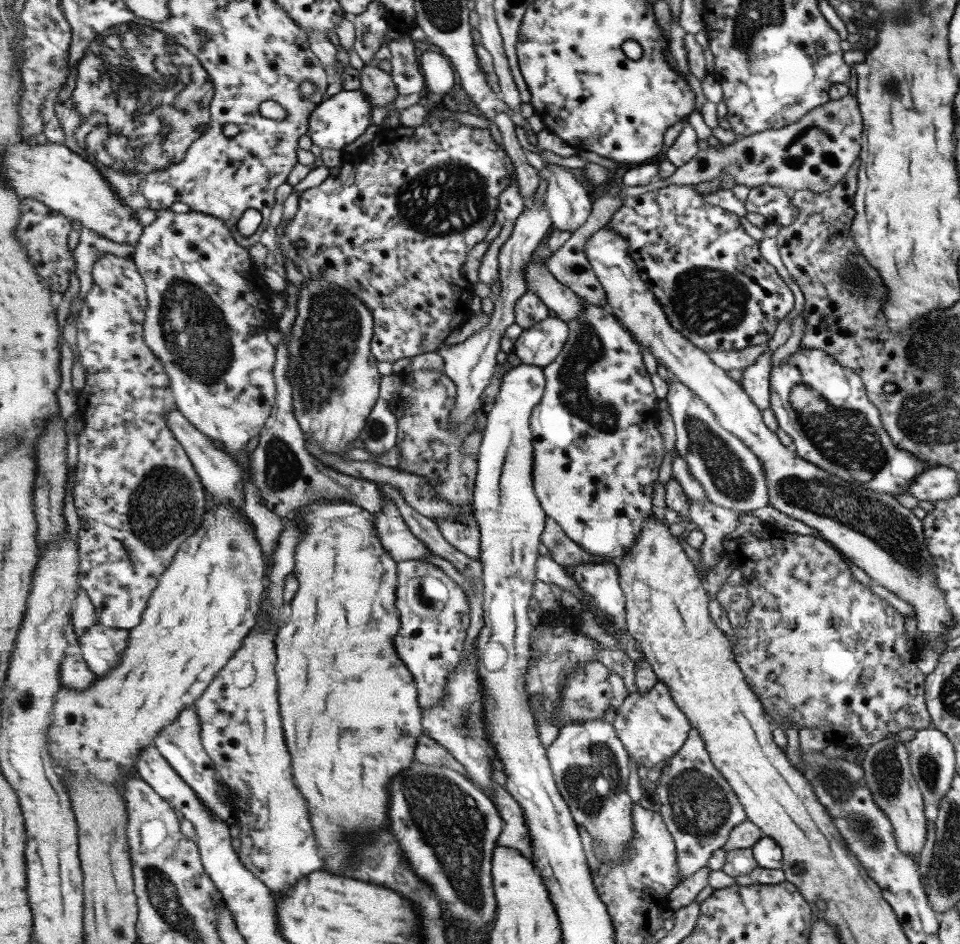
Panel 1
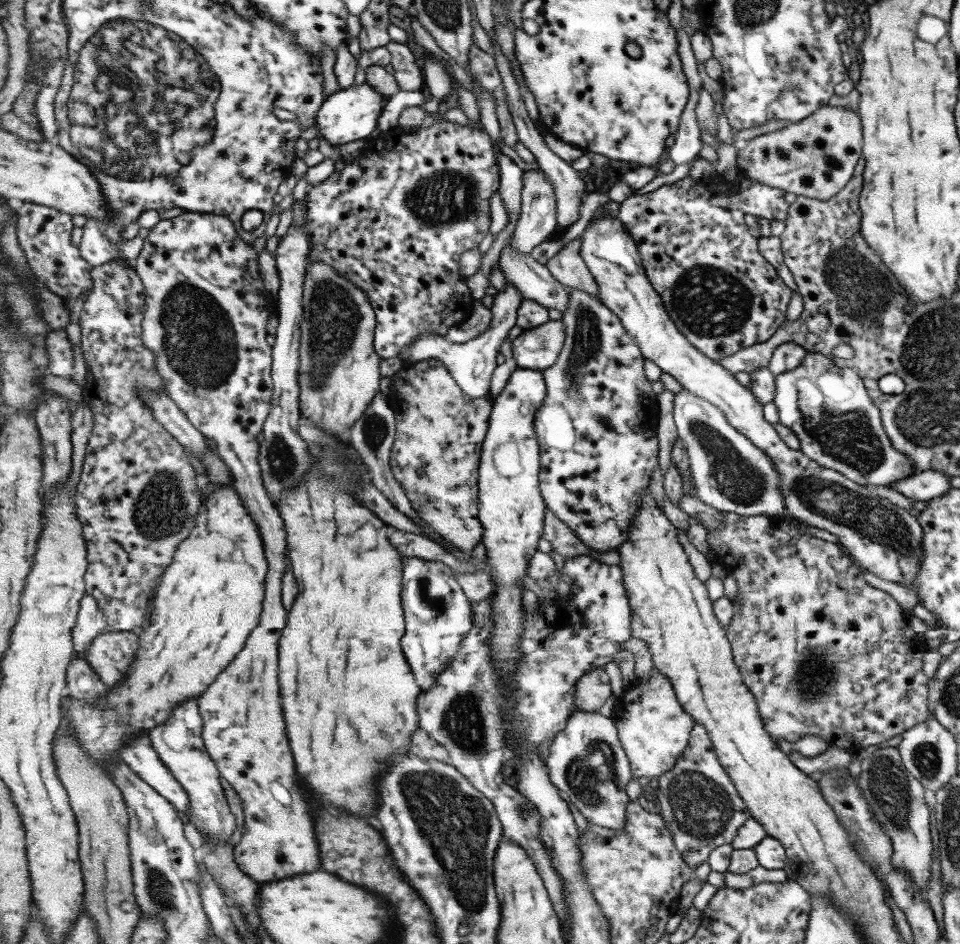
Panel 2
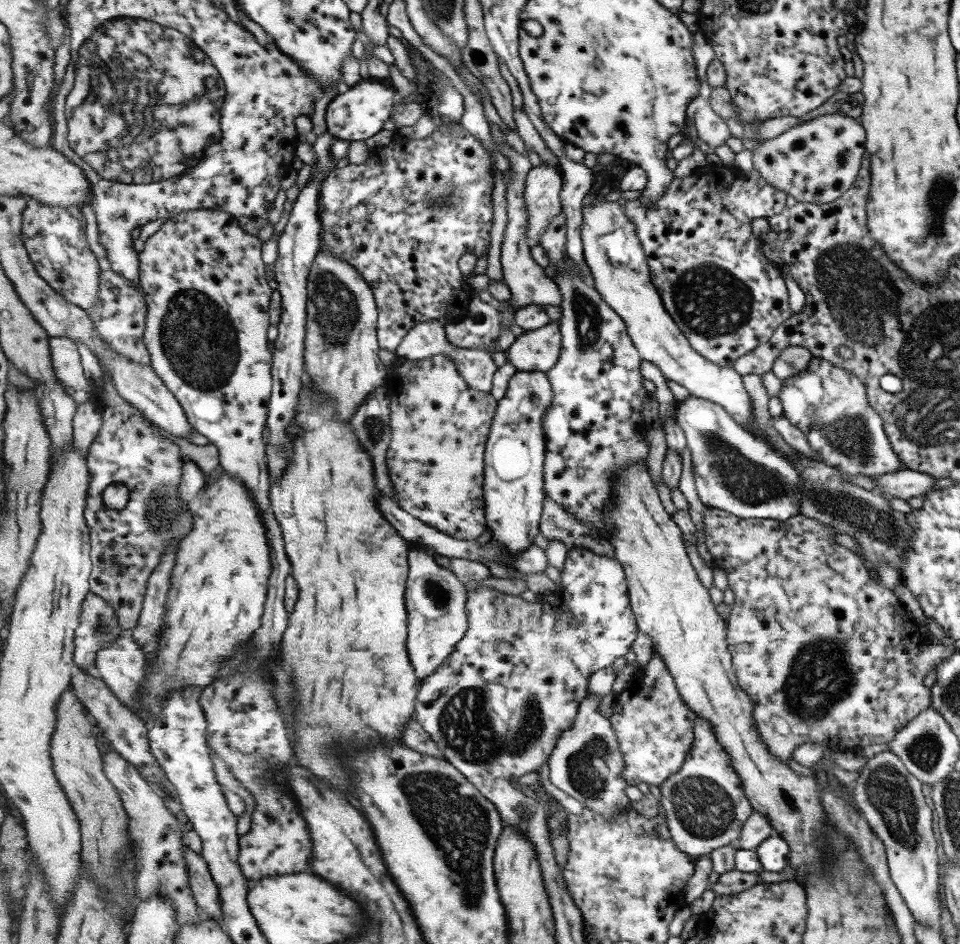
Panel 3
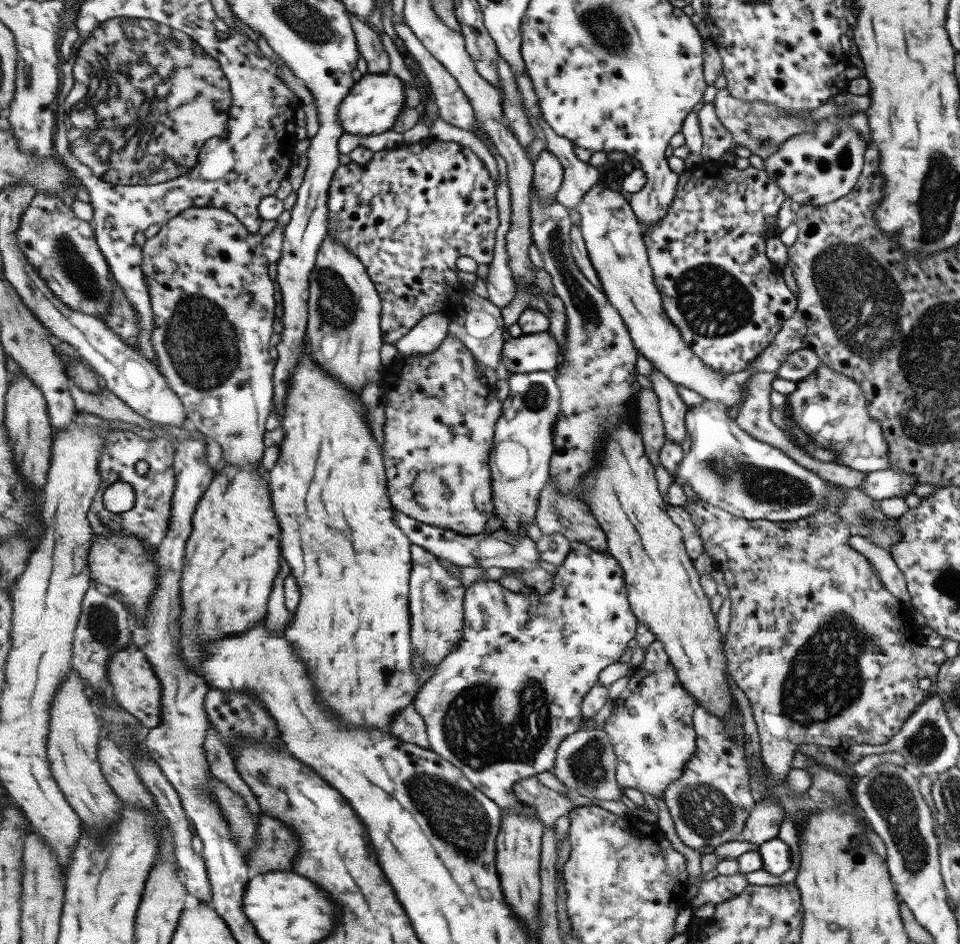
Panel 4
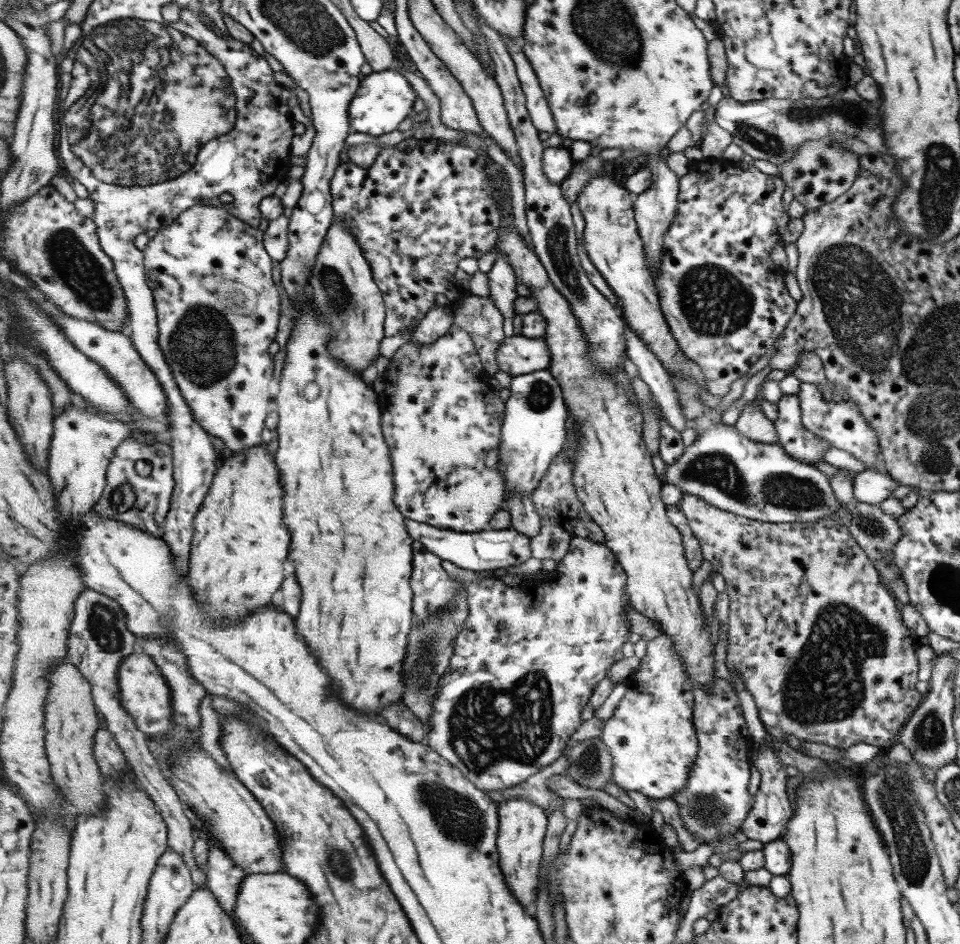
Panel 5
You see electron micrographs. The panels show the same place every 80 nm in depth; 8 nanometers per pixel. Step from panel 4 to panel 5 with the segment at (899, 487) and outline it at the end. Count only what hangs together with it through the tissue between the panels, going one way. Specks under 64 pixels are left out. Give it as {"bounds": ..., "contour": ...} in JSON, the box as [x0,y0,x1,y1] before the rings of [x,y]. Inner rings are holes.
{"bounds":[852,469,898,505],"contour":[[[865,469],[855,473],[852,480],[853,500],[879,505],[882,500],[889,498],[890,492],[893,492],[898,484],[888,473],[881,474],[876,470]]]}

